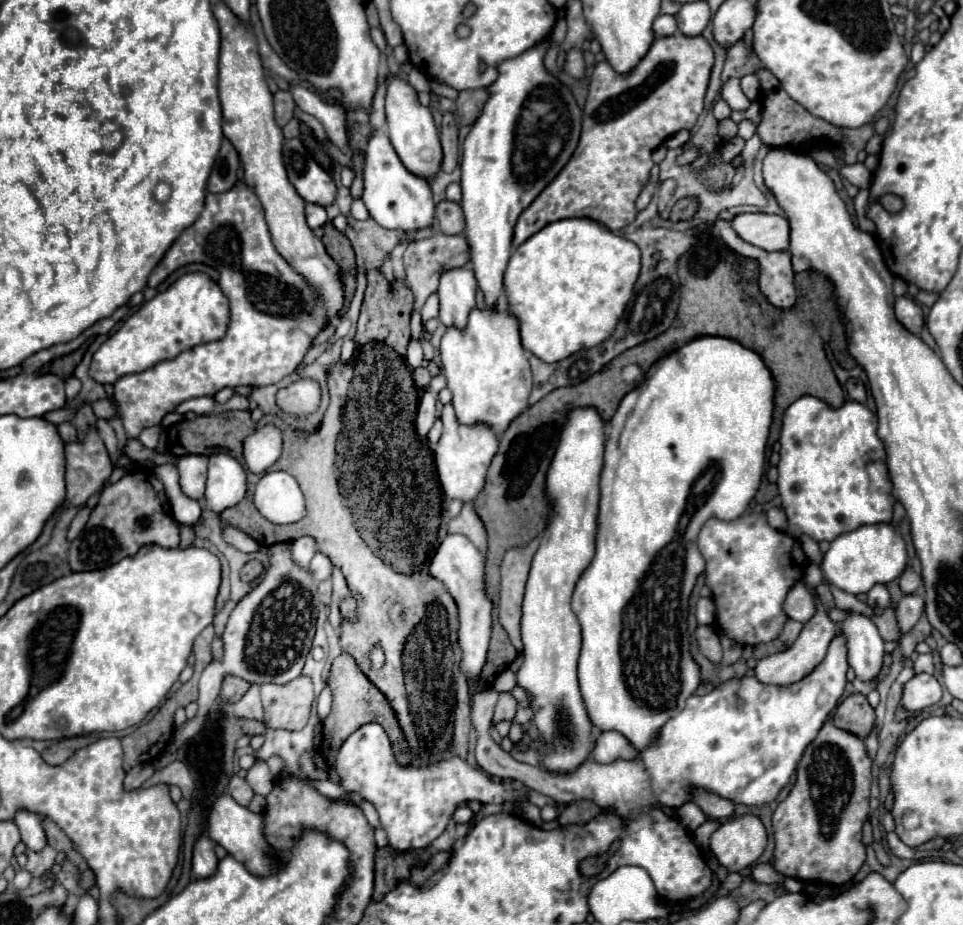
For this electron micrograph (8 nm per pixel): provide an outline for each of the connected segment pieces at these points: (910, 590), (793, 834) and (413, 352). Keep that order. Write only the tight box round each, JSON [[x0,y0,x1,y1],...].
[[900,568,922,594],[774,720,872,886],[406,340,422,368]]

